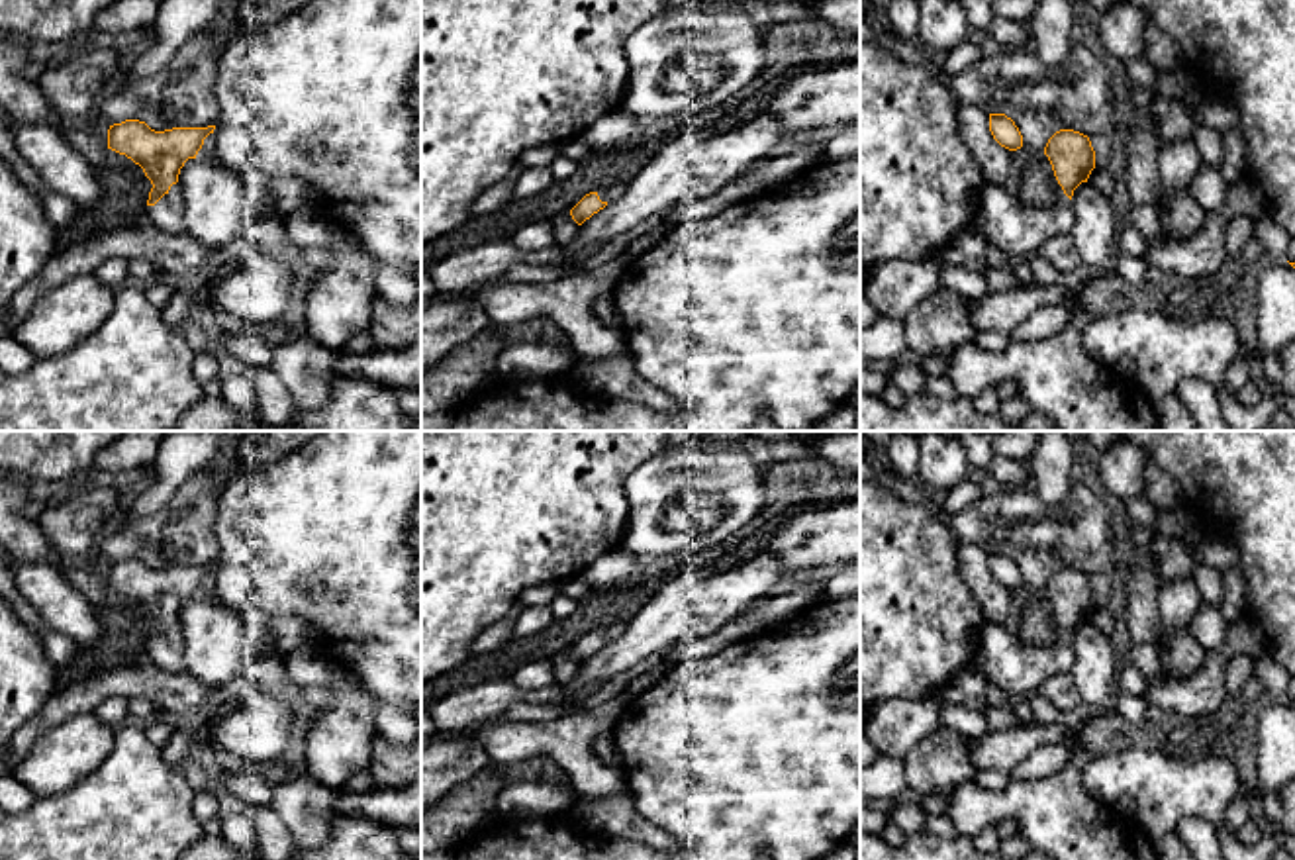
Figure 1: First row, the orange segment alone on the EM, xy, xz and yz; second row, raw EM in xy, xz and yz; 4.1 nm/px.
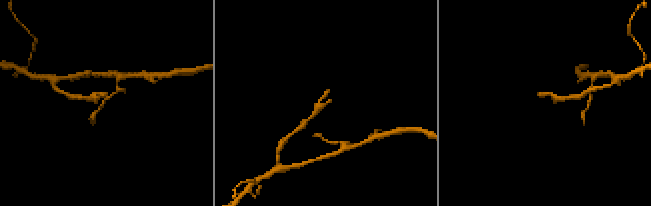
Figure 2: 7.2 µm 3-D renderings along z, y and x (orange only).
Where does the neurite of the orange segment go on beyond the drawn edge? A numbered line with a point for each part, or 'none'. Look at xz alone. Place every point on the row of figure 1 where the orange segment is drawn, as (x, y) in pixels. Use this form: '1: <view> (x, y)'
1: xz (610, 192)

